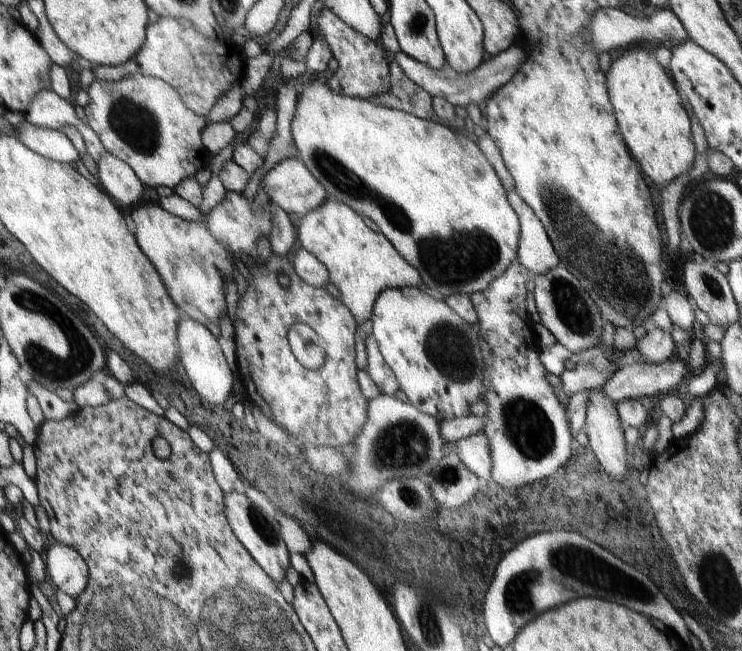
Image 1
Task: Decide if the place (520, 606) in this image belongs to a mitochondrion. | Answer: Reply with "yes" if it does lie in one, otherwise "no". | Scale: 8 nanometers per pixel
yes

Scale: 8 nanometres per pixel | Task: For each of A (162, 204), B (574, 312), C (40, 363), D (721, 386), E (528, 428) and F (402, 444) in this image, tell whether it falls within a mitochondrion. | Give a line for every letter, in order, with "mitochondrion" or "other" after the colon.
A: other
B: mitochondrion
C: mitochondrion
D: other
E: mitochondrion
F: mitochondrion

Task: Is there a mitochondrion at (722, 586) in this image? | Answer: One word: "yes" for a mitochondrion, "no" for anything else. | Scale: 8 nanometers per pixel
yes

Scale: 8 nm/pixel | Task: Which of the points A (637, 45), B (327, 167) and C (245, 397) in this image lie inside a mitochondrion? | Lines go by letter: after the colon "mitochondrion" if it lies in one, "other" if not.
A: other
B: mitochondrion
C: other

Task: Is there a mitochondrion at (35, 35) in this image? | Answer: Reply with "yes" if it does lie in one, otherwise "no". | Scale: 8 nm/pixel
no

